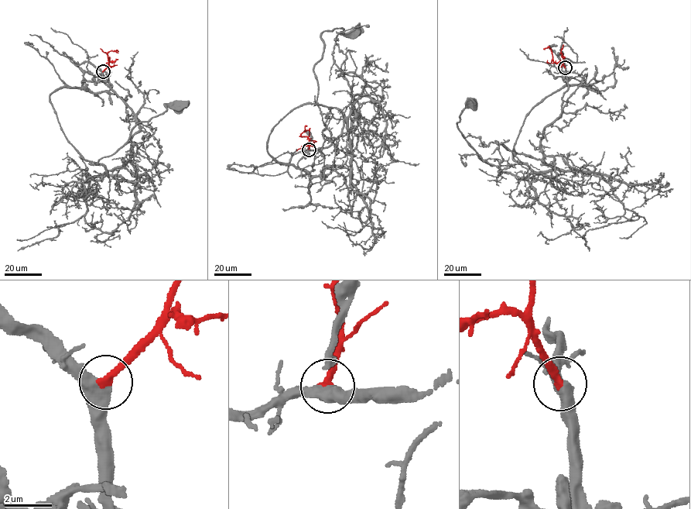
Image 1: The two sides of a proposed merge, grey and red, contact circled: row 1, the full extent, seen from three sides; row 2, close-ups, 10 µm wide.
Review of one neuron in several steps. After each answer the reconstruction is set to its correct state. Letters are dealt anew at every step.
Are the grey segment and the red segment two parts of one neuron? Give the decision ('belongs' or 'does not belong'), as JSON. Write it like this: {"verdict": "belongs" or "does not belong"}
{"verdict": "belongs"}

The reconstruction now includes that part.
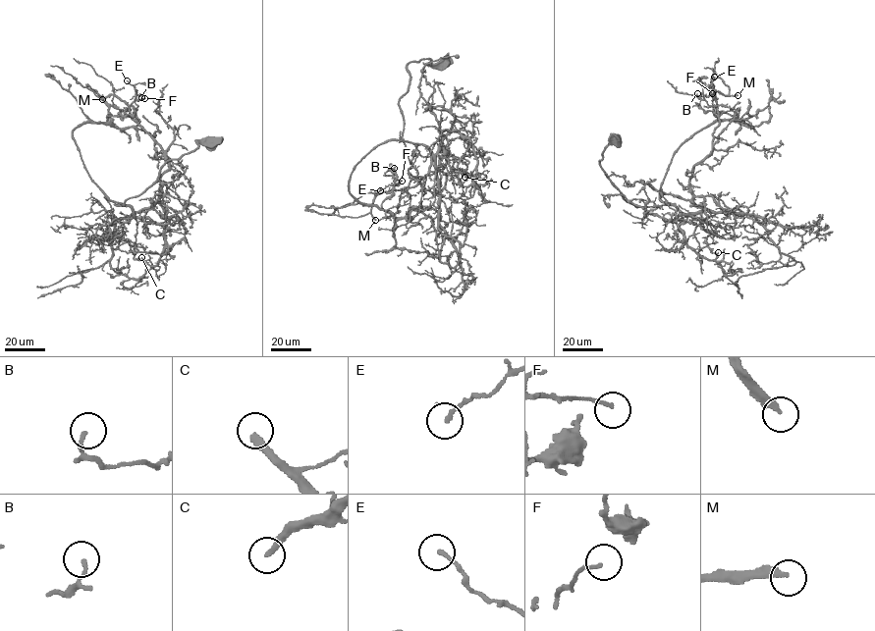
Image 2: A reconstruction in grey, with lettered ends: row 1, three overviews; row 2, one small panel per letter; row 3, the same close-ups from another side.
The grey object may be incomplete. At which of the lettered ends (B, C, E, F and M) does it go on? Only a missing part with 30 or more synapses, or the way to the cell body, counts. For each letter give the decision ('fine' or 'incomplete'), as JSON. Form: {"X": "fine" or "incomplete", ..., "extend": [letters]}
{"B": "fine", "C": "incomplete", "E": "fine", "F": "fine", "M": "incomplete", "extend": ["C", "M"]}

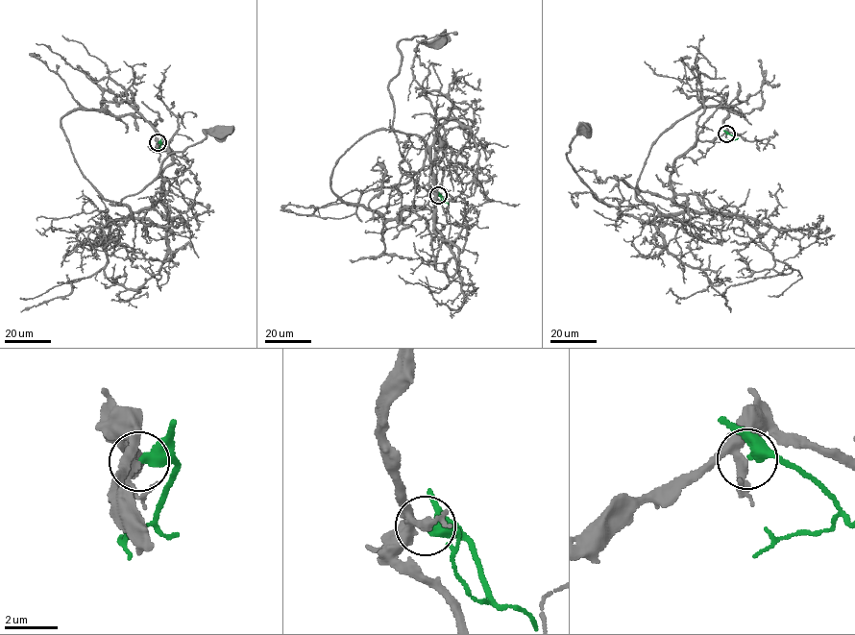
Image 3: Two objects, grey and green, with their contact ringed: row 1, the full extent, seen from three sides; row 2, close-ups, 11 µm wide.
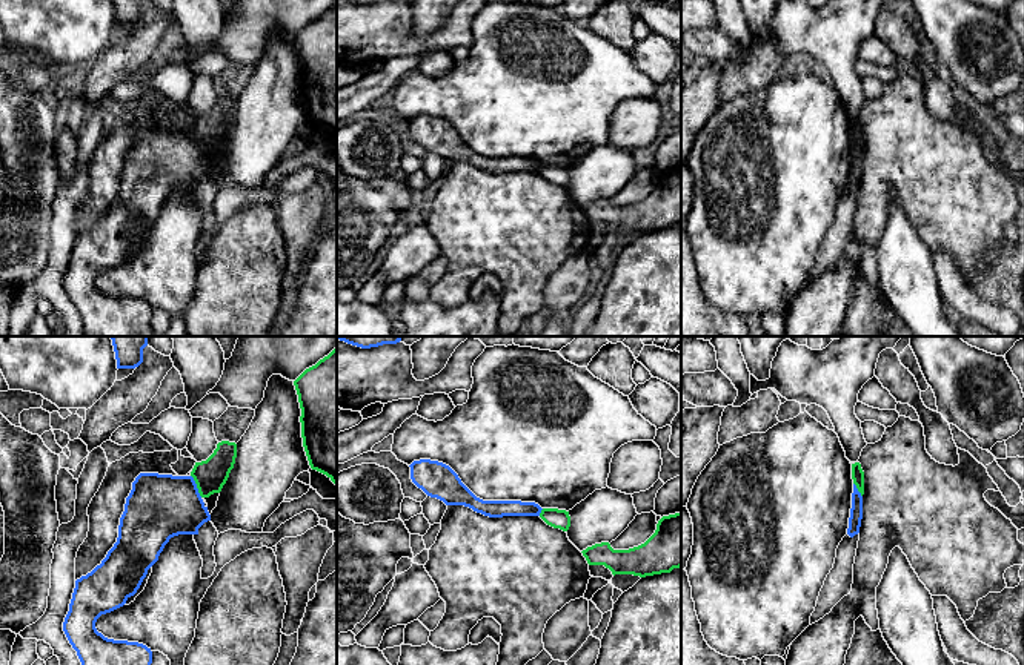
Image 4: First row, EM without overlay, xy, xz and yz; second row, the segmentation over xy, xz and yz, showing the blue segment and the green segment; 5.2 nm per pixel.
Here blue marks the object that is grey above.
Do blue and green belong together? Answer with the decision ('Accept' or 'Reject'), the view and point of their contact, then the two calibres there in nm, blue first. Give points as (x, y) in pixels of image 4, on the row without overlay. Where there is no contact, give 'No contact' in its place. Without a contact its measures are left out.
Reject. Touches blue at xy (196, 142). Thickness 340 nm (blue) against 170 nm

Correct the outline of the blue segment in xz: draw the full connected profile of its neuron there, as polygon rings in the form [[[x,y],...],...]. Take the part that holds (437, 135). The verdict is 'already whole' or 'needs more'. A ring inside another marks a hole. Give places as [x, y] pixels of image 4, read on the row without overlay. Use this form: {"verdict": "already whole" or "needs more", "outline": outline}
{"verdict": "already whole", "outline": [[[431,115],[414,117],[411,135],[427,152],[443,157],[446,161],[464,161],[489,174],[503,172],[540,172],[541,163],[521,157],[483,157],[477,154],[446,120]]]}

